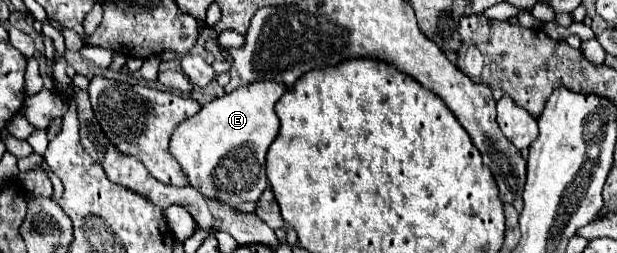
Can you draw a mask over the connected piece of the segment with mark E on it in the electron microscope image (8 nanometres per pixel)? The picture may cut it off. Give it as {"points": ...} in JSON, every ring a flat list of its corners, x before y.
{"points":[[252,82,214,98,198,114,182,122,170,140,170,152,186,170,190,186,234,208,248,200,256,202,268,186,266,152,280,128,274,104,286,90,282,82]]}

